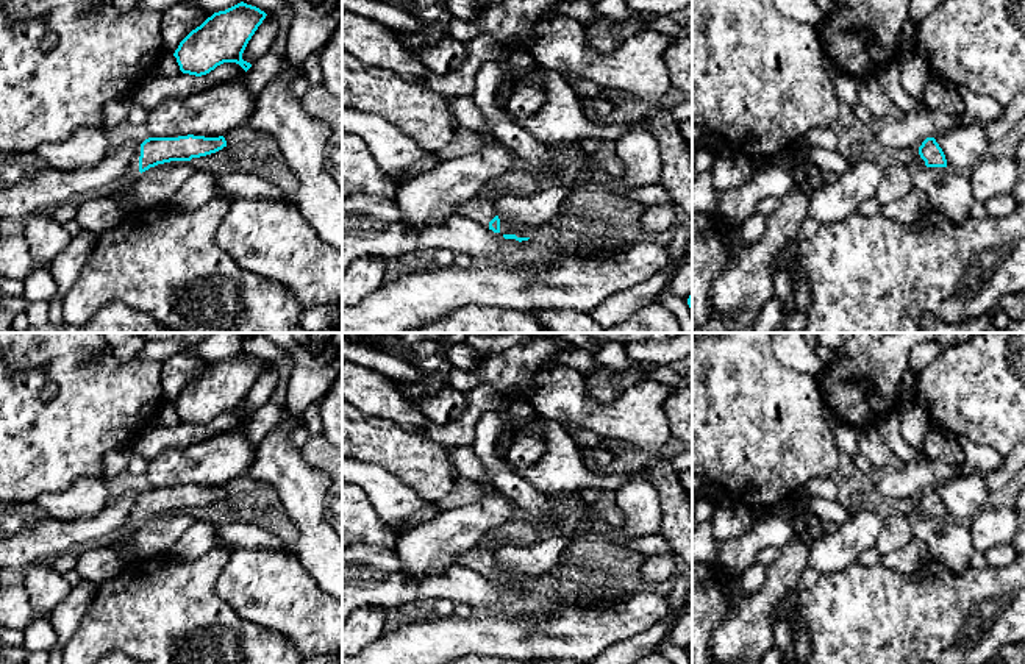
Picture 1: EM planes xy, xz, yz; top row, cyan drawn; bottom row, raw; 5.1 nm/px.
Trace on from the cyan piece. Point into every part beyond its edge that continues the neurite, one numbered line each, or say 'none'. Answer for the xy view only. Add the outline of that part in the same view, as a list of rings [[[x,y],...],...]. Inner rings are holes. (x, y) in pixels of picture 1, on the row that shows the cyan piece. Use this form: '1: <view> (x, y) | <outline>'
1: xy (121, 194) | [[[141,147],[136,150],[136,155],[123,177],[123,180],[114,187],[106,189],[102,195],[112,198],[125,212],[138,209],[136,198],[130,189],[131,181],[139,177],[139,156]]]

